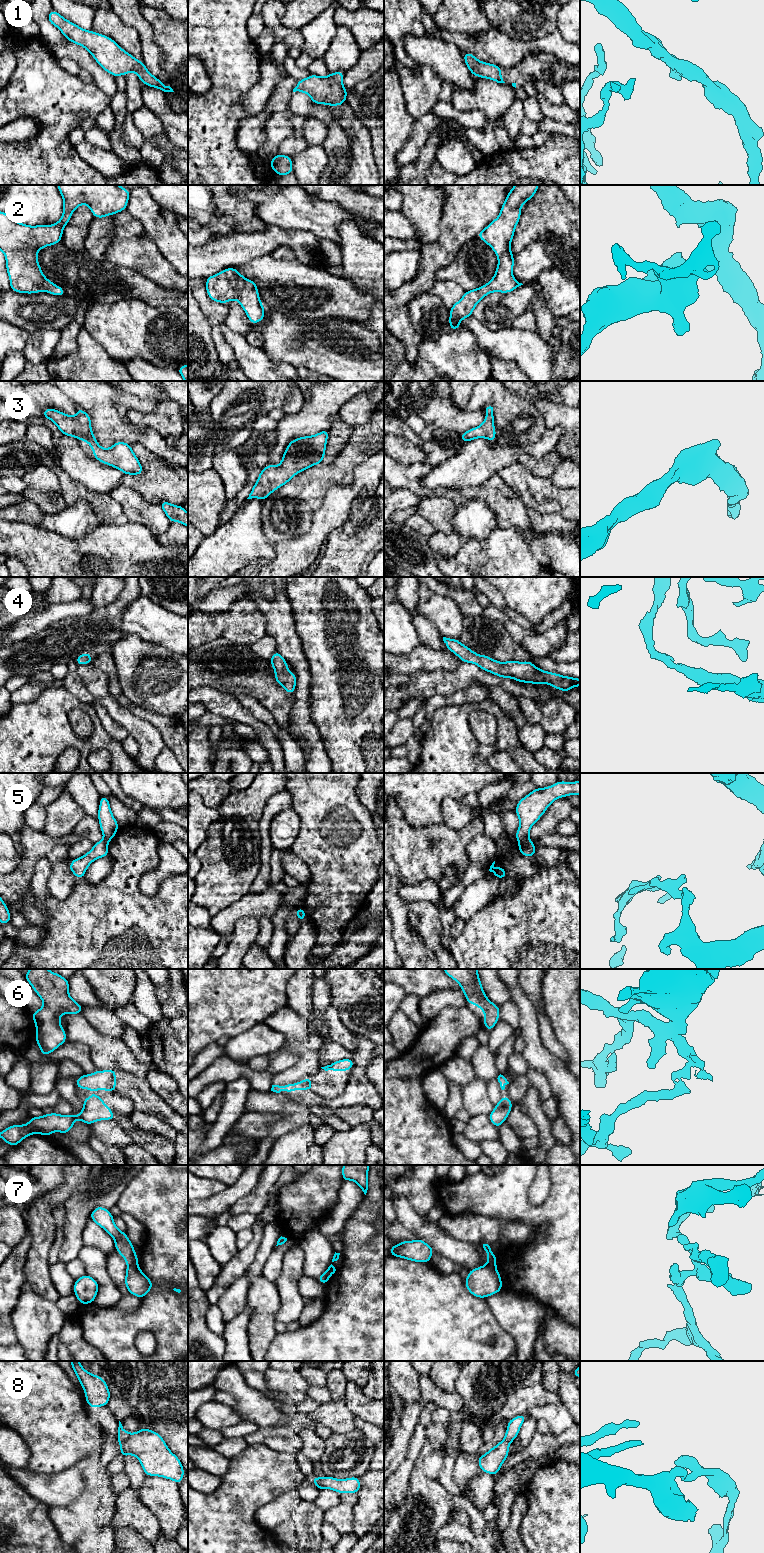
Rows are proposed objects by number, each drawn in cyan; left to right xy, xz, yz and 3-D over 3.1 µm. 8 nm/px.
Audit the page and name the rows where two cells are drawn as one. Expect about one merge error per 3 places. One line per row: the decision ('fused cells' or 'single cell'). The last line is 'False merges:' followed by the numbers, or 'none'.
1: single cell
2: single cell
3: single cell
4: single cell
5: fused cells
6: single cell
7: fused cells
8: fused cells
False merges: 5, 7, 8

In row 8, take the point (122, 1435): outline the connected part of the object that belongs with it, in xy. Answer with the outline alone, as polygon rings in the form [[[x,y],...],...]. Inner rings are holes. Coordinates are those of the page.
[[[119,1421],[119,1427],[118,1427],[118,1434],[117,1434],[117,1440],[119,1442],[125,1441],[130,1437],[130,1433],[128,1433],[122,1426],[121,1422]]]

